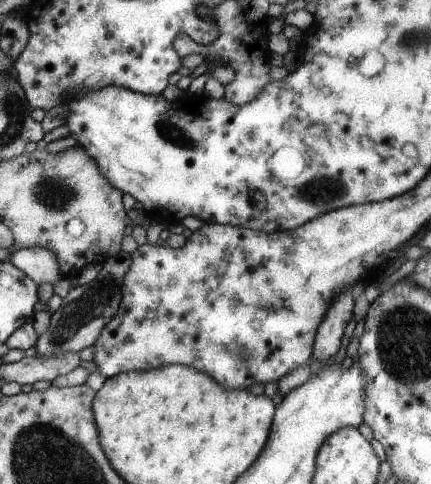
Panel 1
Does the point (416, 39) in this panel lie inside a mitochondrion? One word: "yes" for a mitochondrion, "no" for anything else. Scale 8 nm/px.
yes

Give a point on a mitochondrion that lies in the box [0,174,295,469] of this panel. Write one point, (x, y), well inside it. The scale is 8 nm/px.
(95, 303)

